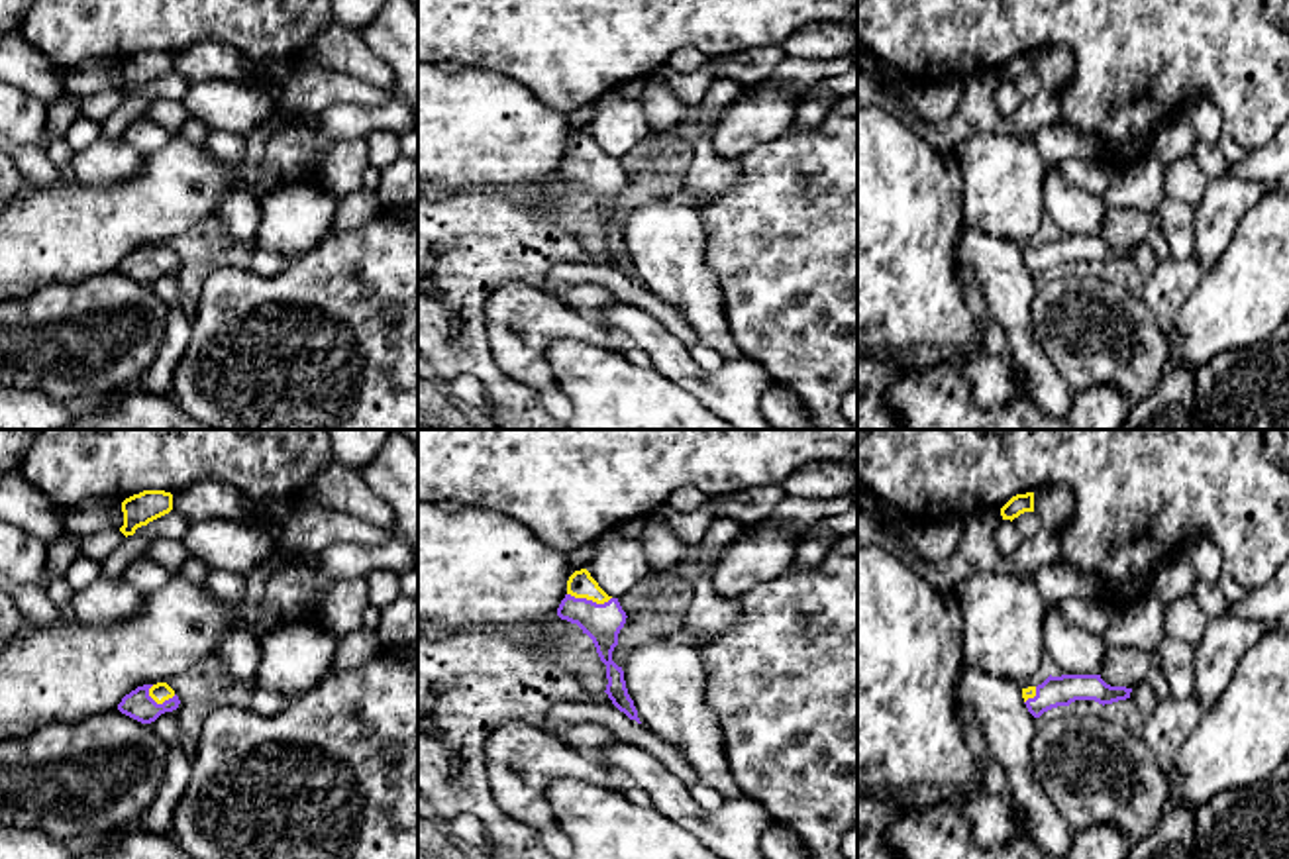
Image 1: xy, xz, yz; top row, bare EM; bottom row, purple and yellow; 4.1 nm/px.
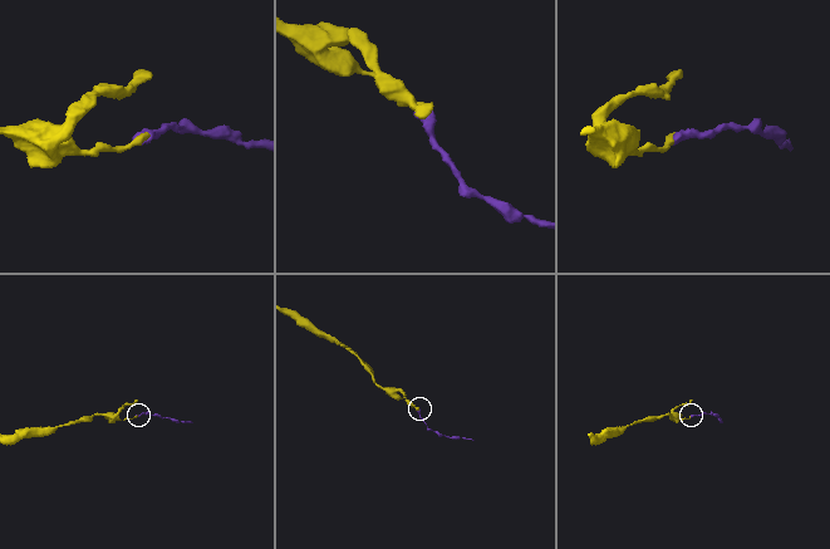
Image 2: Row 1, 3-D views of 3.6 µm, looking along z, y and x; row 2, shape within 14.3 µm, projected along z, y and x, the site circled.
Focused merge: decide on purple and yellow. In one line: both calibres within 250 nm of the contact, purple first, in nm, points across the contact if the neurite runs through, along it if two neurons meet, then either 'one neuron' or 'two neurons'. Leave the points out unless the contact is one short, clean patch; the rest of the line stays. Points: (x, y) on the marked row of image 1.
160/110 nm | across xz (601, 622), (589, 601), (581, 585) | one neuron

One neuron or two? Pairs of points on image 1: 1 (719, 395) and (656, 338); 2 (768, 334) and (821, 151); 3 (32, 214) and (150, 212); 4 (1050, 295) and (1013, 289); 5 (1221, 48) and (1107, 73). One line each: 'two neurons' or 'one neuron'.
1: one neuron
2: one neuron
3: one neuron
4: two neurons
5: one neuron

